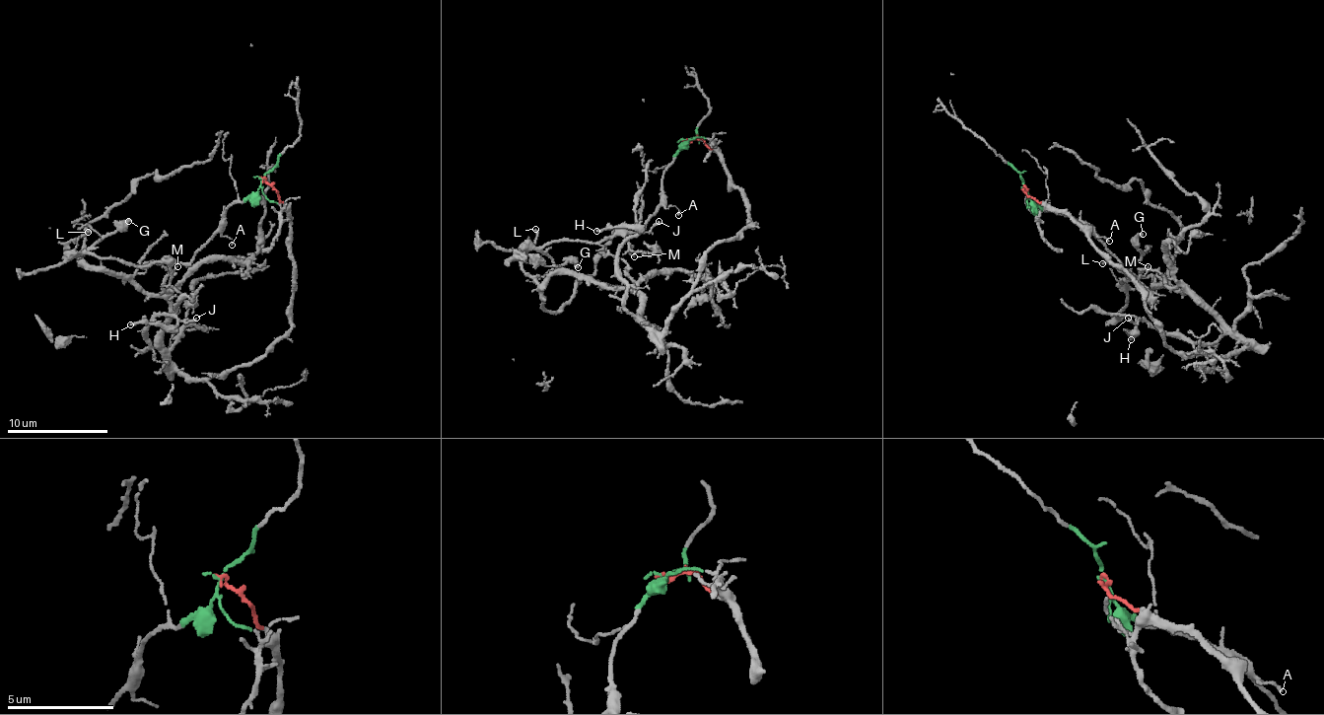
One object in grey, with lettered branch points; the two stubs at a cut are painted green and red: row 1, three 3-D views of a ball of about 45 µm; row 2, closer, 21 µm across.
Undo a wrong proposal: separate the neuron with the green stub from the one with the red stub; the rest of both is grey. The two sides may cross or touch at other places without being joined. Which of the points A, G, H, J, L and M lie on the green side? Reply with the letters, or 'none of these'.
A, G, M

